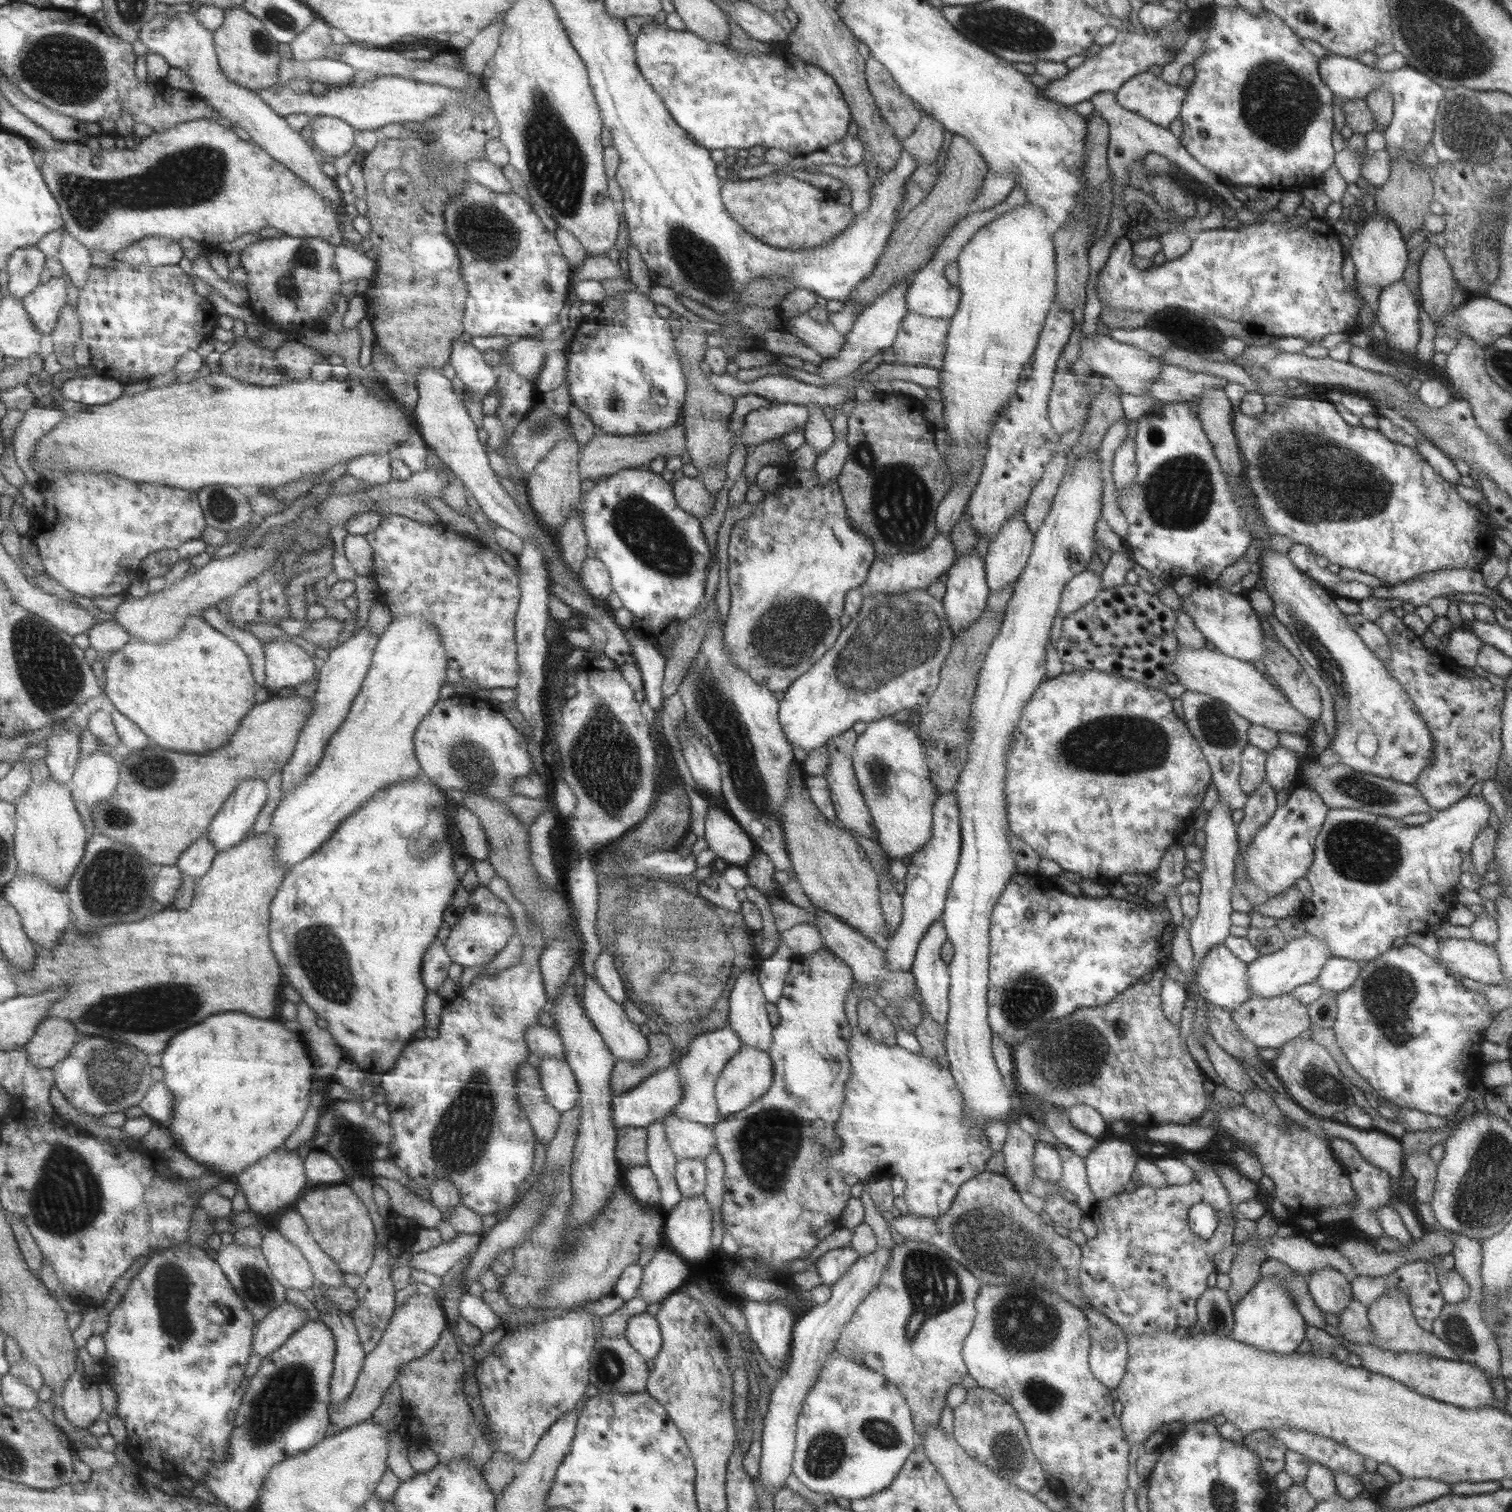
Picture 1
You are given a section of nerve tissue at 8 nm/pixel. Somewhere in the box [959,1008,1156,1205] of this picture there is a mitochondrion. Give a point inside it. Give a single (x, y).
(1075, 1060)

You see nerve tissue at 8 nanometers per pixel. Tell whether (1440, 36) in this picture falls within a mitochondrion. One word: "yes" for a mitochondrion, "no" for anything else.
yes

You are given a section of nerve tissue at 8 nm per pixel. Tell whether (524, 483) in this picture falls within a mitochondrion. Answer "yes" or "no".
no

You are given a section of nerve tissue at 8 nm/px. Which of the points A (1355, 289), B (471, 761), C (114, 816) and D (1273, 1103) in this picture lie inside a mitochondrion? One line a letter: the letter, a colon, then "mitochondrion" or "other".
A: other
B: mitochondrion
C: mitochondrion
D: other

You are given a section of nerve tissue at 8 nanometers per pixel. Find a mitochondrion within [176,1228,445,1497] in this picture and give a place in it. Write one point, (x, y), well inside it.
(289, 1392)

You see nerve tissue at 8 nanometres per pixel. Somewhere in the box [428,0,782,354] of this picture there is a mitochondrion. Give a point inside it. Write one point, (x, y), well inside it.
(555, 165)

